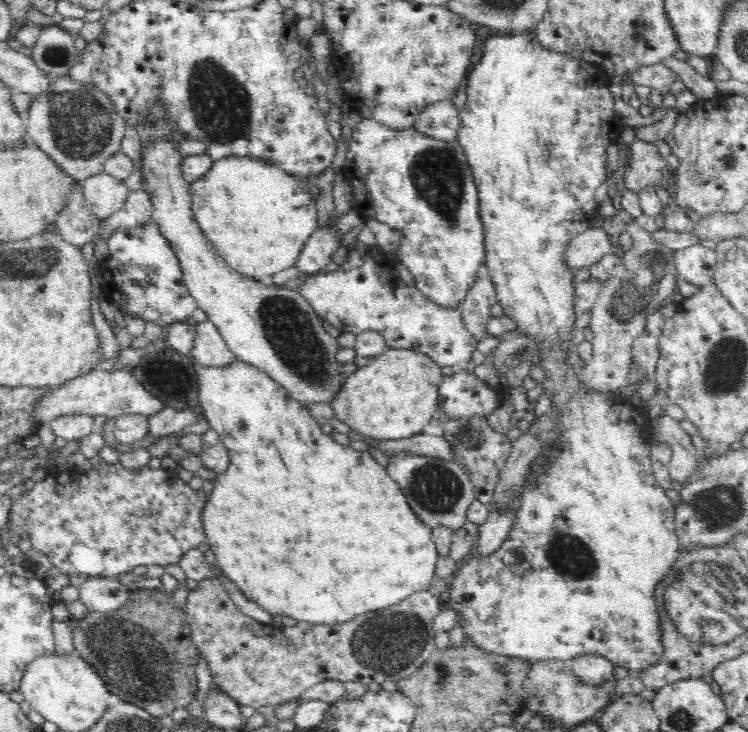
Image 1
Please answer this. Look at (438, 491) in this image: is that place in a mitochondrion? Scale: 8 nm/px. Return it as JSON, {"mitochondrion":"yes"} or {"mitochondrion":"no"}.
{"mitochondrion":"yes"}

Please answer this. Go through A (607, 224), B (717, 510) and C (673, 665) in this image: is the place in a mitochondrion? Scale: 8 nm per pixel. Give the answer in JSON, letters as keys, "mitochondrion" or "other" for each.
{"A":"other","B":"mitochondrion","C":"other"}

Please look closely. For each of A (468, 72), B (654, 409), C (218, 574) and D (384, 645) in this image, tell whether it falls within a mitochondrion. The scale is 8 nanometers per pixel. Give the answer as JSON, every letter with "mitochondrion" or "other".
{"A":"other","B":"other","C":"other","D":"mitochondrion"}

